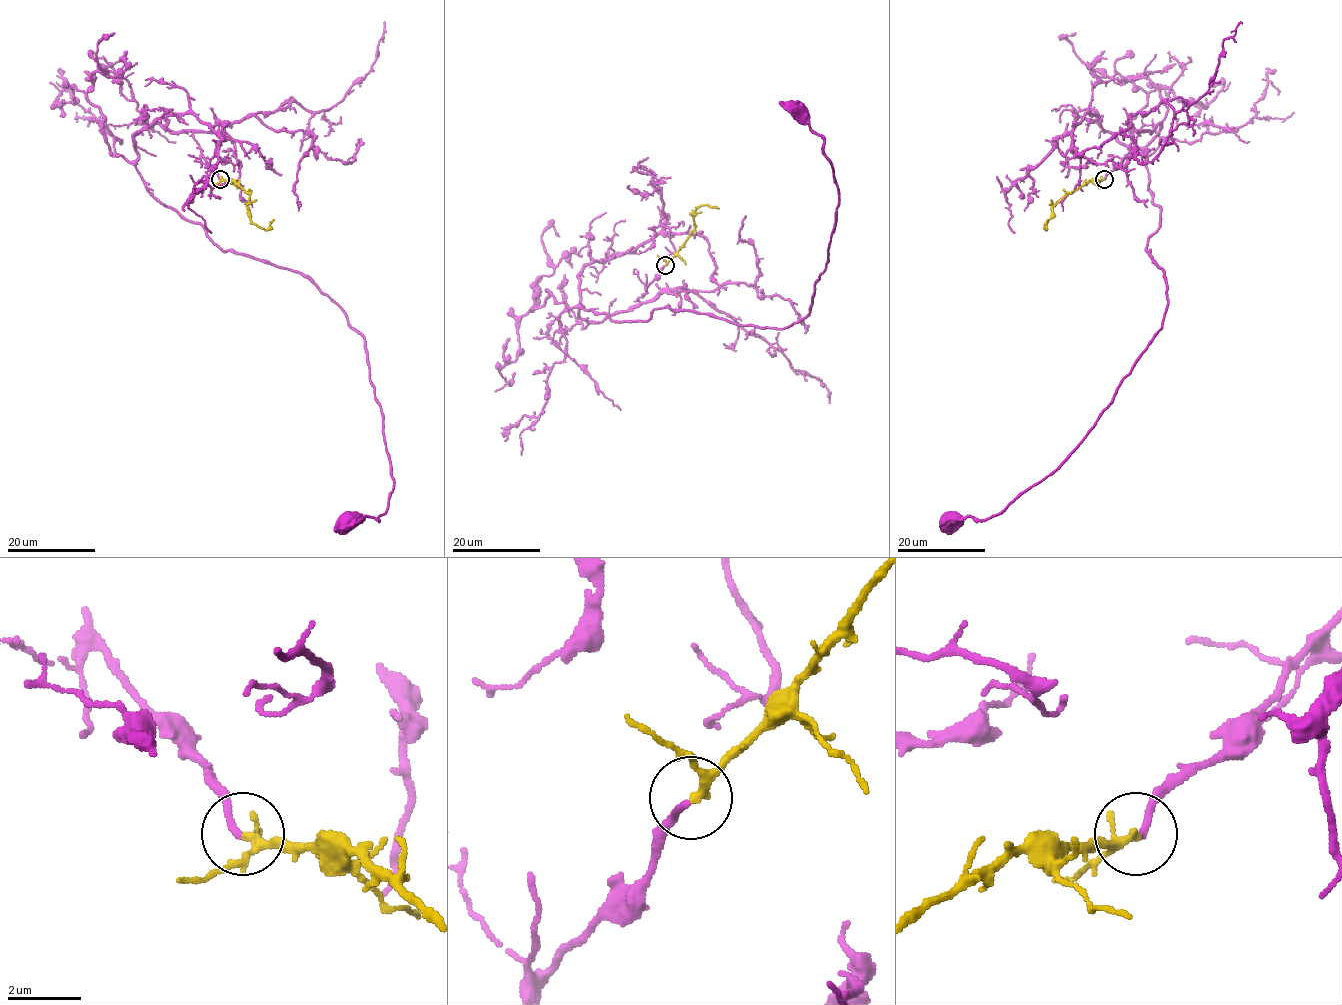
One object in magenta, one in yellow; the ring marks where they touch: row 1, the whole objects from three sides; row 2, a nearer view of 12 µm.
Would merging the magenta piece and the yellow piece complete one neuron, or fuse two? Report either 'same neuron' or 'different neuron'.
same neuron

